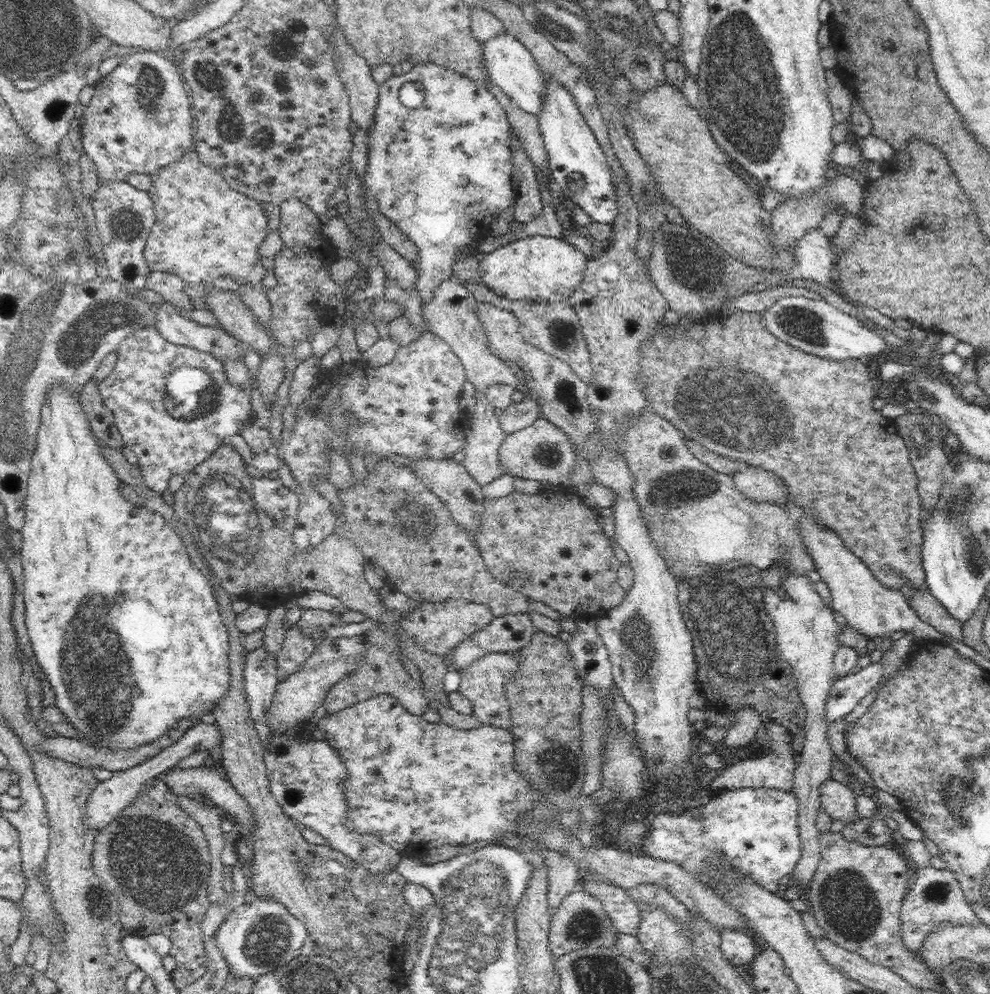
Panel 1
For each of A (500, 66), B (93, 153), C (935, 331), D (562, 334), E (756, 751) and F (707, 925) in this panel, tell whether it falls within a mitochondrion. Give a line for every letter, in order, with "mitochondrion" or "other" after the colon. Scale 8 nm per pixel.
A: other
B: other
C: other
D: mitochondrion
E: other
F: other

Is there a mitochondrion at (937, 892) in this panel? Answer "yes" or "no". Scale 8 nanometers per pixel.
yes

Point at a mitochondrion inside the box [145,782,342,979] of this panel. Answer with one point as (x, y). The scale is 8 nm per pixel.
(267, 937)

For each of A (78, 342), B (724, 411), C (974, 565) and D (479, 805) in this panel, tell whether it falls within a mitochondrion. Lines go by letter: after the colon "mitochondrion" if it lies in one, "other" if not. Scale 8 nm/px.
A: mitochondrion
B: mitochondrion
C: mitochondrion
D: other

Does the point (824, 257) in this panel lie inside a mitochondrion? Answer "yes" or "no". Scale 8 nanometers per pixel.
no

